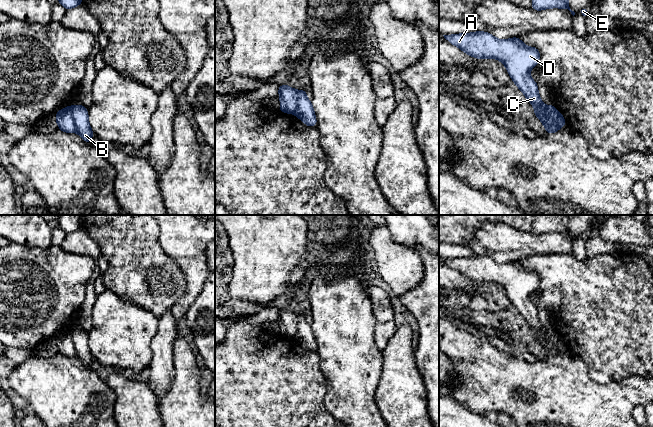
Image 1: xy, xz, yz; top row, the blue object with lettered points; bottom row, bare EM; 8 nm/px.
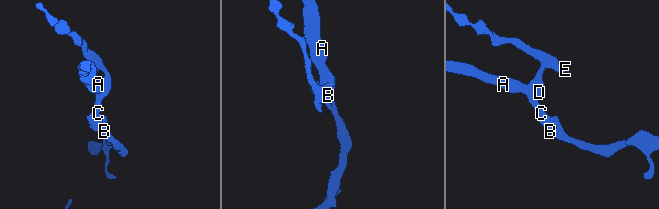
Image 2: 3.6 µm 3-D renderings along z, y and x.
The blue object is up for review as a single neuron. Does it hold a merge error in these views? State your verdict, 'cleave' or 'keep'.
cleave

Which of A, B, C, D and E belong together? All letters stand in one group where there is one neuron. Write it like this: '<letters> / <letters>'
A C D E / B

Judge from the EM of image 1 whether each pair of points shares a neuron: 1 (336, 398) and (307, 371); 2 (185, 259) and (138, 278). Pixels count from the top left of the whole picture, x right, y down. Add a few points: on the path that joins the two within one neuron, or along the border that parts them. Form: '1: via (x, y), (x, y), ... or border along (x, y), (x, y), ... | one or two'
1: border along (319, 367), (326, 381), (324, 407), (329, 412) | two
2: border along (160, 244), (161, 248), (182, 271), (186, 283) | two

